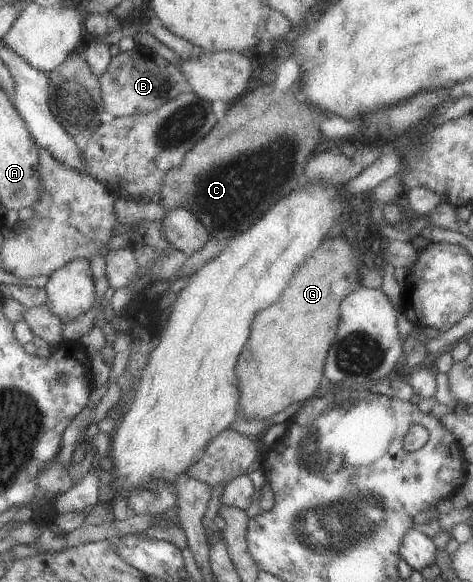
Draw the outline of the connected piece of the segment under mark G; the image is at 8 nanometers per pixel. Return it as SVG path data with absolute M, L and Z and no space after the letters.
M336 237L336 239L324 239L314 251L312 259L298 267L292 279L288 279L286 287L278 295L274 303L270 303L262 309L258 309L252 315L248 337L238 354L234 373L238 381L238 405L244 415L244 420L262 420L271 417L278 411L282 411L292 403L302 401L324 381L322 367L325 357L336 331L338 323L338 305L343 297L352 293L361 286L358 265L360 261L352 253L352 247L348 241Z

